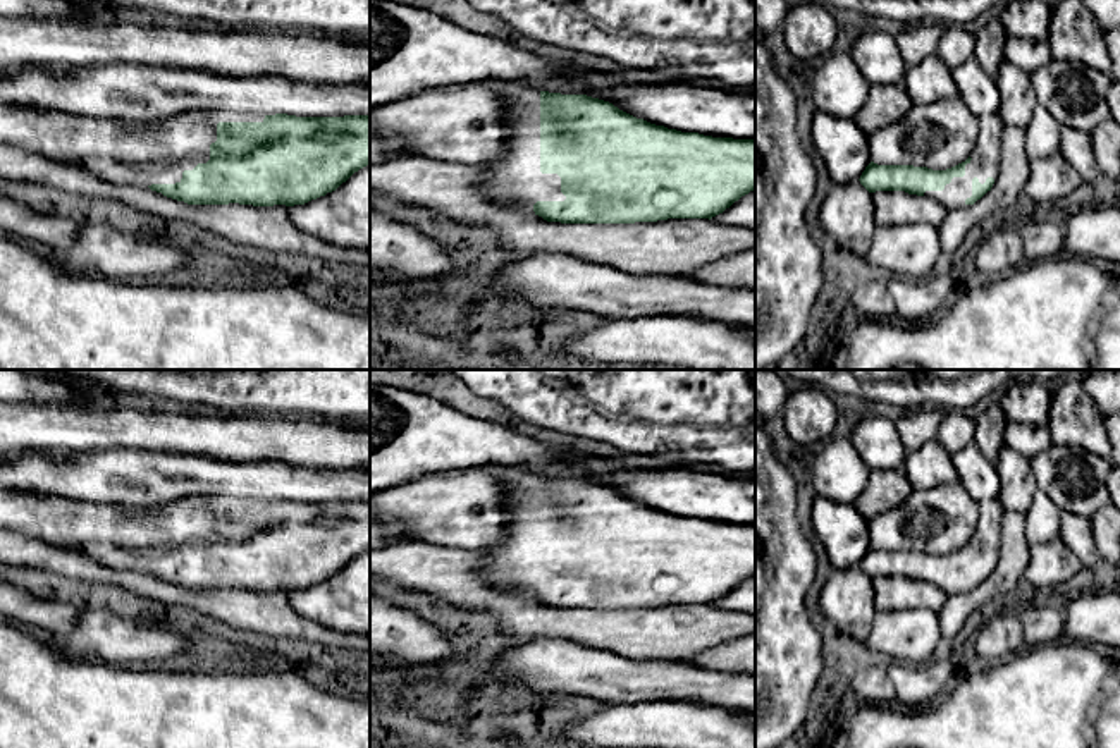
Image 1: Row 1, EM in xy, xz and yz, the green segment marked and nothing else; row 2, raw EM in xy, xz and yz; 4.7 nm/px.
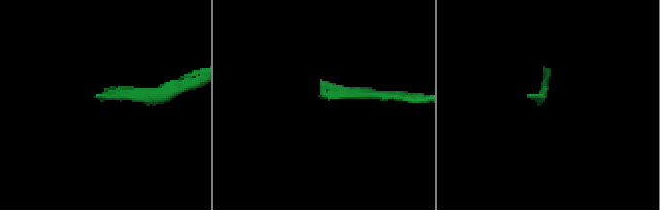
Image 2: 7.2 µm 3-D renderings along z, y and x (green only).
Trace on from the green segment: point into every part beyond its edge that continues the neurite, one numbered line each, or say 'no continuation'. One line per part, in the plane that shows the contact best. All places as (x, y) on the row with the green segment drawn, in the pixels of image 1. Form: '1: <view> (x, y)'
1: xz (515, 177)

